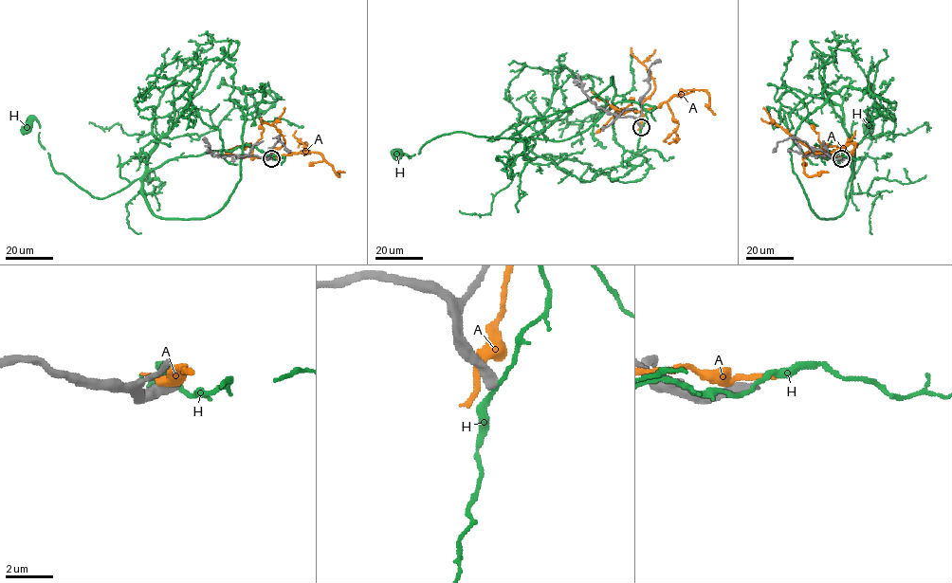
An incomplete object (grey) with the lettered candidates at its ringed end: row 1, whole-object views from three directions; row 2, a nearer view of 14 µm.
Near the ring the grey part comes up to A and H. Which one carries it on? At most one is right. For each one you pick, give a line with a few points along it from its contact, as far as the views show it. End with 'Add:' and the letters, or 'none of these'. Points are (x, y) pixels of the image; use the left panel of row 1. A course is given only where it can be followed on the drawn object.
Add: none of these

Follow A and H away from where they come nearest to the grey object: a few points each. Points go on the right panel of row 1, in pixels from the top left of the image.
A: (839, 158), (809, 152), (803, 155), (803, 172), (807, 175), (828, 173)
H: (840, 158), (824, 158), (814, 145), (854, 156), (849, 198), (847, 183), (871, 141), (867, 119), (867, 127)

